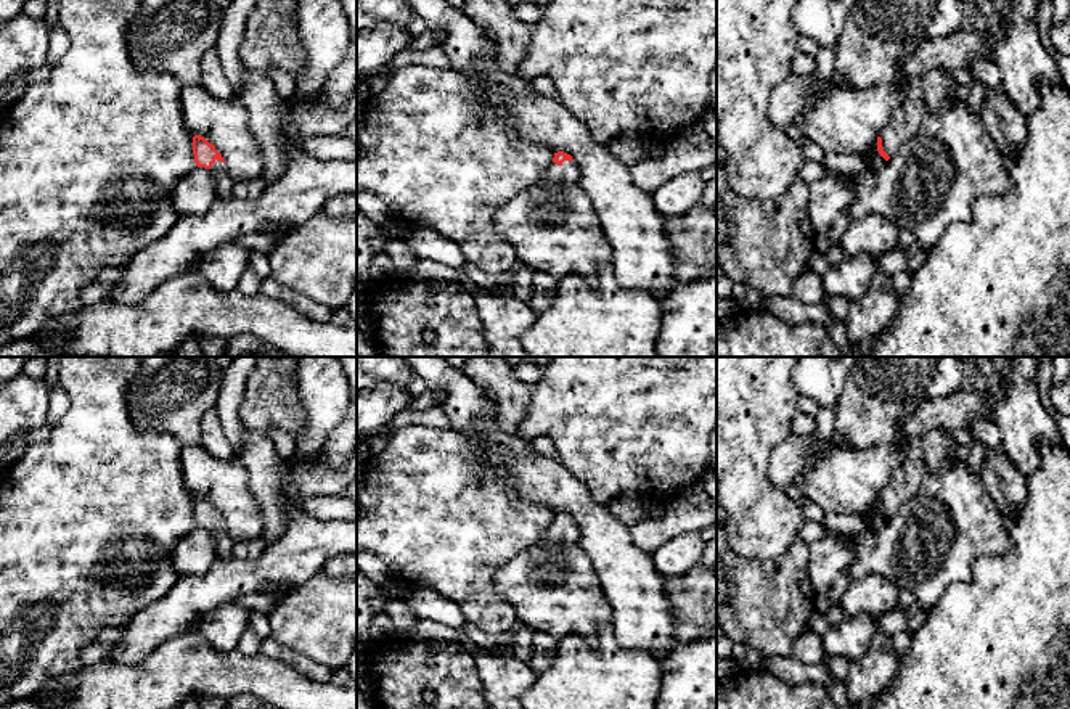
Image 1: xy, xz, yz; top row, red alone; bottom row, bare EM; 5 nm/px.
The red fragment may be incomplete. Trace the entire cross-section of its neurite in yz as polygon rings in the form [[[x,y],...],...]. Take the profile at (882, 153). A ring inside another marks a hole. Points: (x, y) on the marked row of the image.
[[[943,69],[911,79],[906,84],[906,100],[877,137],[877,151],[888,161],[919,130],[927,116],[940,114],[958,98],[956,80]]]

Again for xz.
[[[557,151],[554,153],[553,162],[545,169],[540,180],[551,185],[574,185],[578,183],[580,170],[574,162],[572,156]]]

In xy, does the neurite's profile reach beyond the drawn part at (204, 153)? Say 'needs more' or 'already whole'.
needs more

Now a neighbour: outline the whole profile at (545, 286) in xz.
[[[543,272],[533,275],[533,293],[529,307],[537,314],[543,314],[551,307],[557,291],[557,278]]]

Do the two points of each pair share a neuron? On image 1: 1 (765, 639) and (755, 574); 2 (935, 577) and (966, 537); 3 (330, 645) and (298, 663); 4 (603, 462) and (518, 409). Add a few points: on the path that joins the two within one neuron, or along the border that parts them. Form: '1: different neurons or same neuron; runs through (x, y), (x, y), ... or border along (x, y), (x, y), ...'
1: same neuron; runs through (765, 622), (765, 605), (755, 595), (755, 590)
2: same neuron; runs through (935, 568), (956, 547)
3: different neurons; border along (273, 640), (333, 671)
4: different neurons; border along (530, 386), (529, 410), (514, 431)

